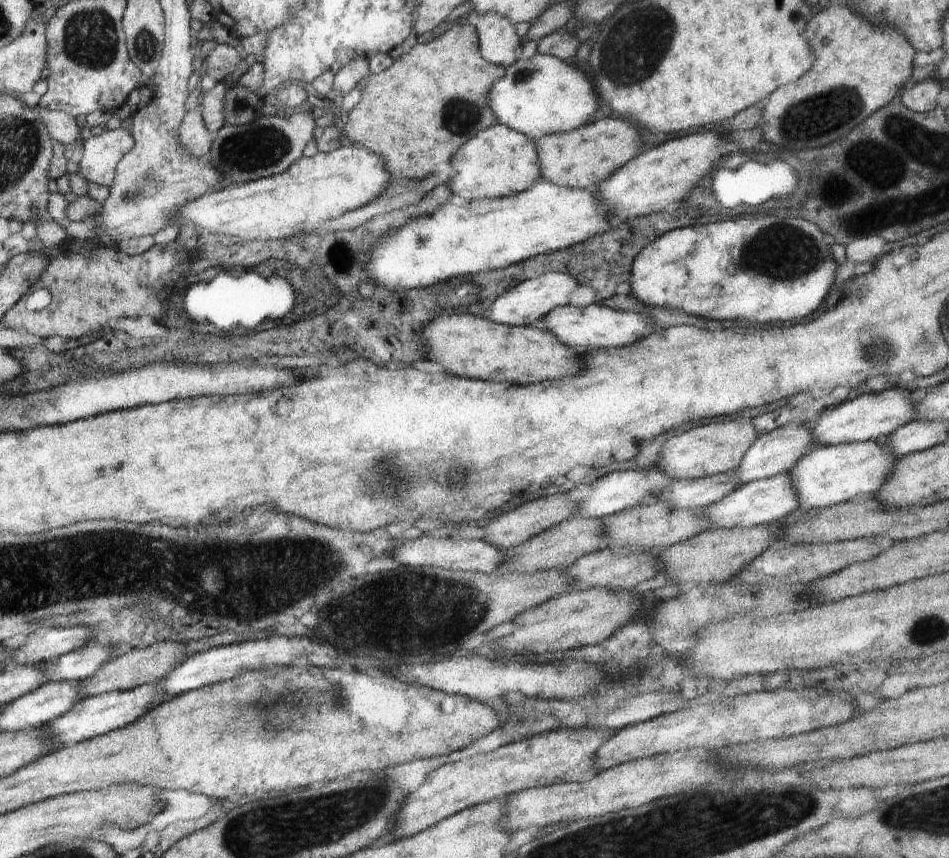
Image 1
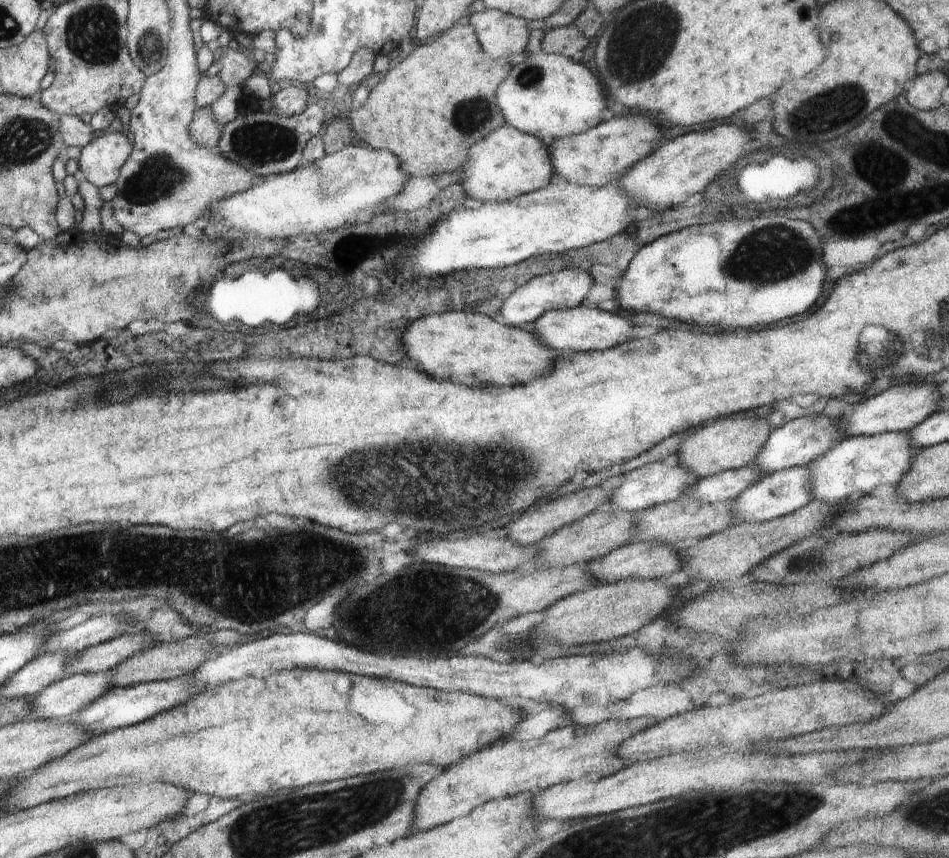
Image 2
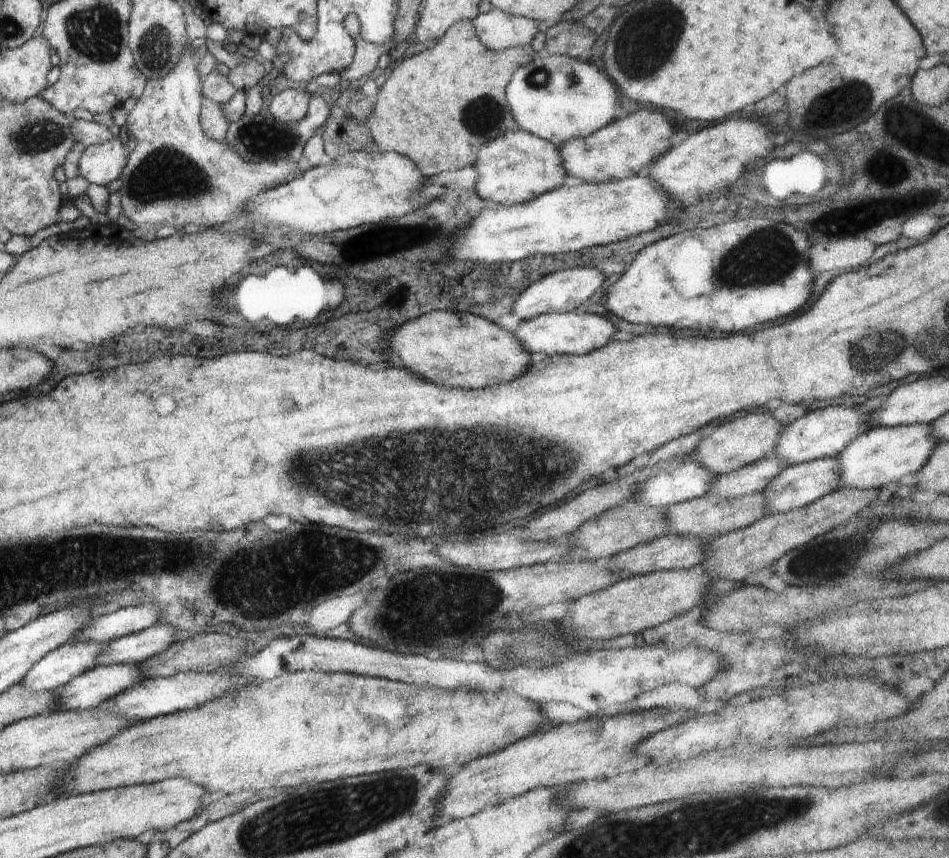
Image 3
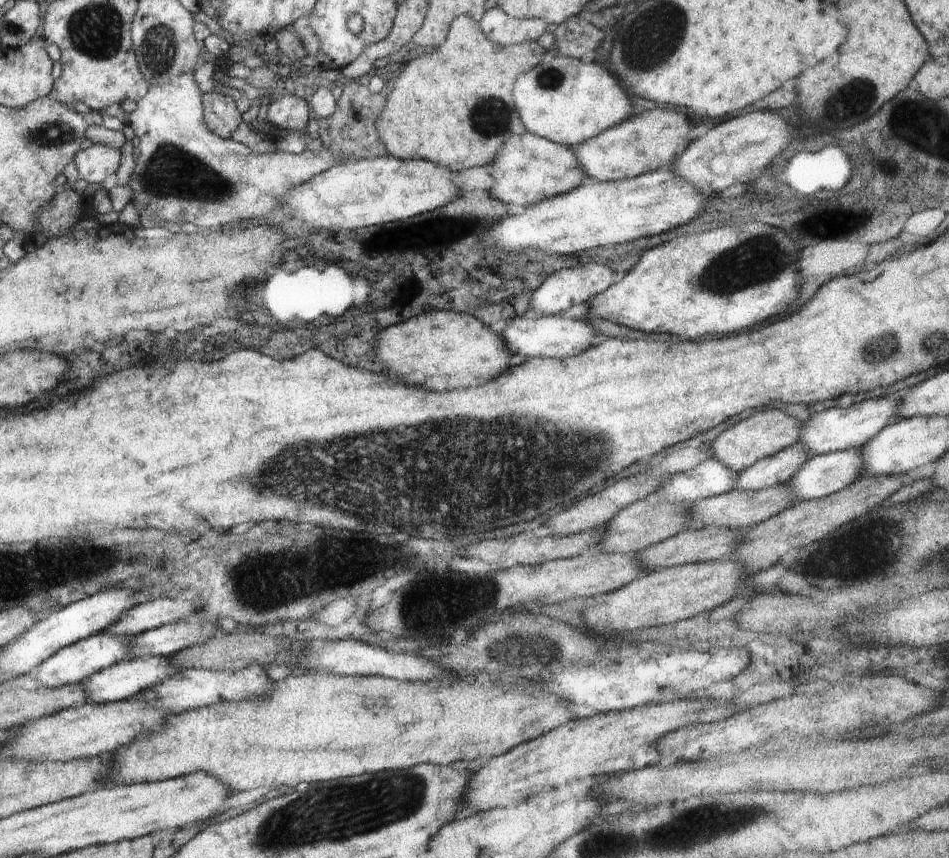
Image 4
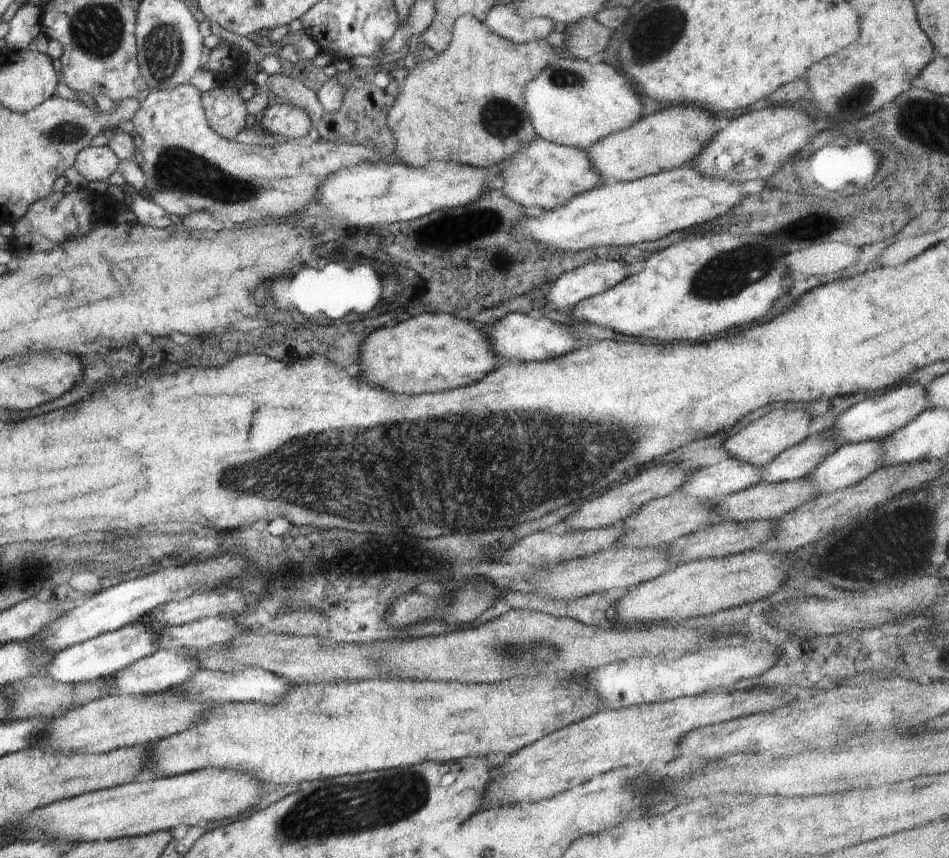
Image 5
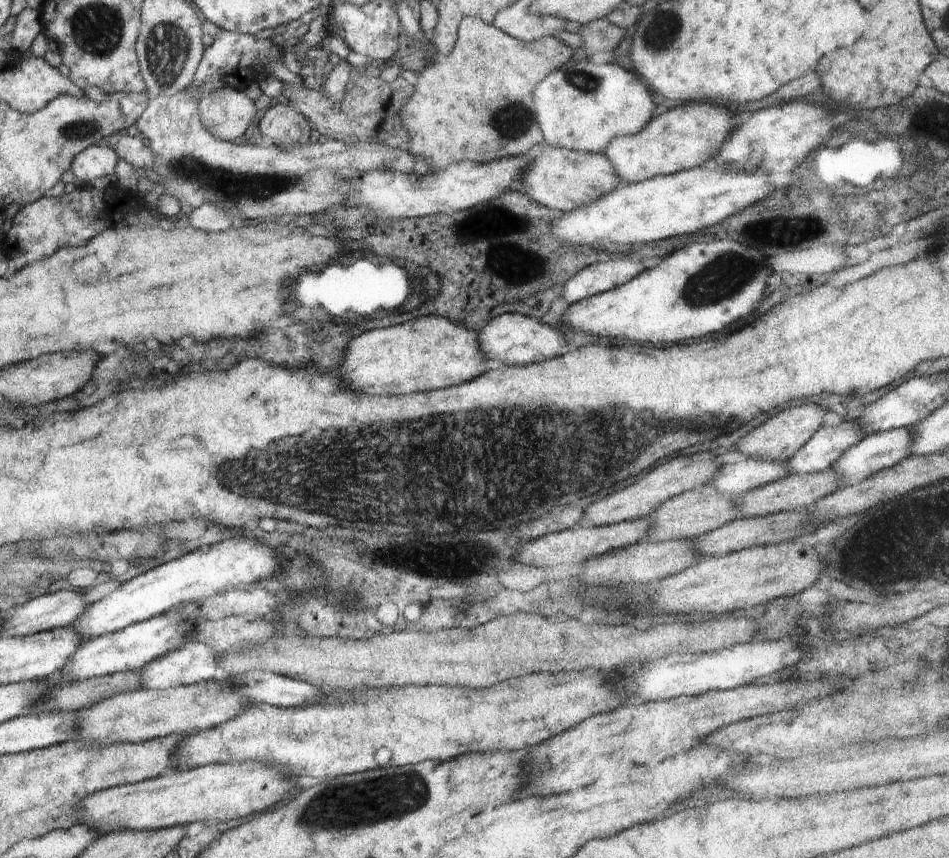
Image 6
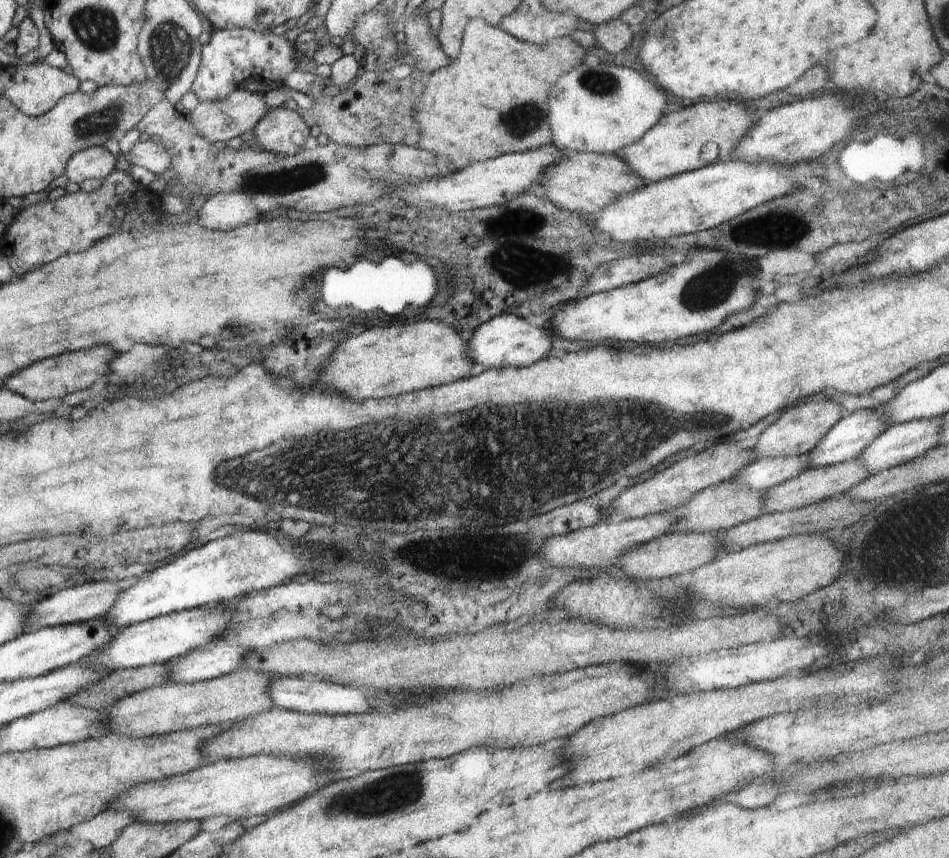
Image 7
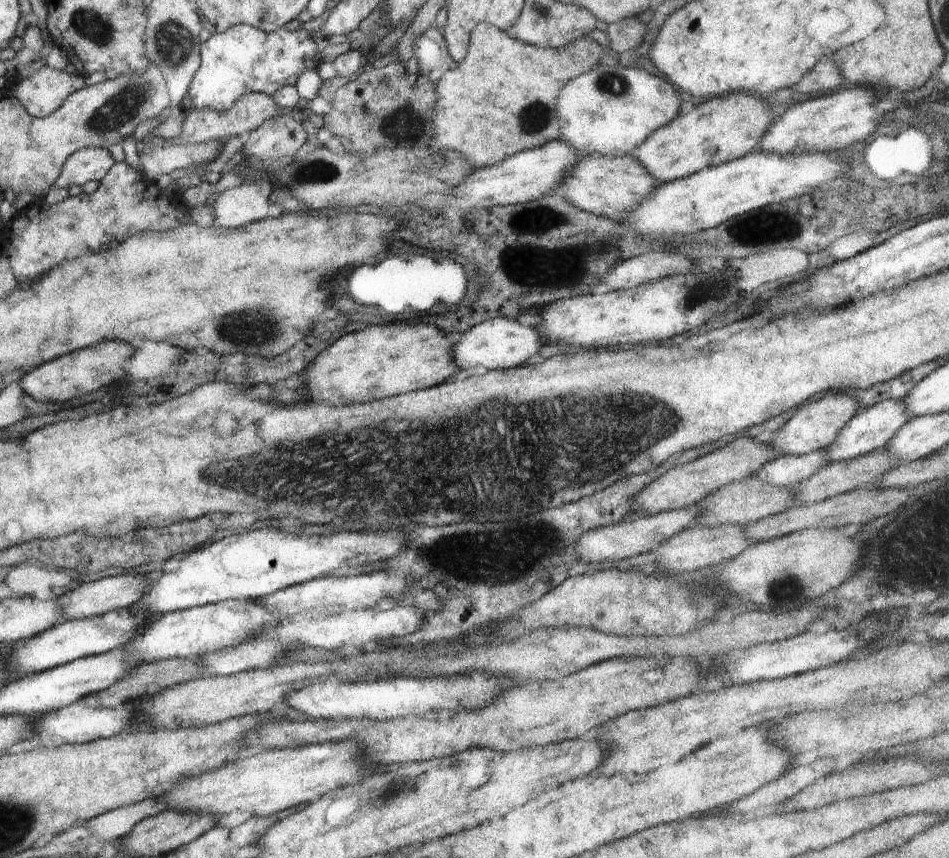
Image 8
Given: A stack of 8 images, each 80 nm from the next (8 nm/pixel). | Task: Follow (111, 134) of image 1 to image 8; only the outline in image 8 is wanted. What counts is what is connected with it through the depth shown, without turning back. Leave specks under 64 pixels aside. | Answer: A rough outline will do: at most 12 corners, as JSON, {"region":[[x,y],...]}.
{"region":[[107,148],[77,150],[57,188],[100,182],[116,164]]}

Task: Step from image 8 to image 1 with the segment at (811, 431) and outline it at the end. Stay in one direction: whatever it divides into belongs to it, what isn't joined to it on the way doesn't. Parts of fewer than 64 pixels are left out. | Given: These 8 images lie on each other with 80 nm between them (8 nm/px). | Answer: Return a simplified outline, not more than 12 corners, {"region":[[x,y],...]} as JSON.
{"region":[[736,415],[690,428],[655,464],[673,480],[730,474],[760,436]]}

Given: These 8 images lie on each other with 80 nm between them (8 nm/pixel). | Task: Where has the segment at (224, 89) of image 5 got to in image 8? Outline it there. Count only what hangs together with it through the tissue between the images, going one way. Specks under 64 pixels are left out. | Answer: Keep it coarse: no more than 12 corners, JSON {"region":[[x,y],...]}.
{"region":[[264,93],[241,96],[225,113],[190,109],[186,143],[252,132],[283,108]]}

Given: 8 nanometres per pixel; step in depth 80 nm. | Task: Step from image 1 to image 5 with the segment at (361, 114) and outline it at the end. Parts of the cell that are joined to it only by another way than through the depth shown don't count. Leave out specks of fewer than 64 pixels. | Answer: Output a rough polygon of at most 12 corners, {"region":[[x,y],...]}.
{"region":[[471,14],[410,70],[401,162],[500,166],[537,136],[522,88],[564,52]]}

